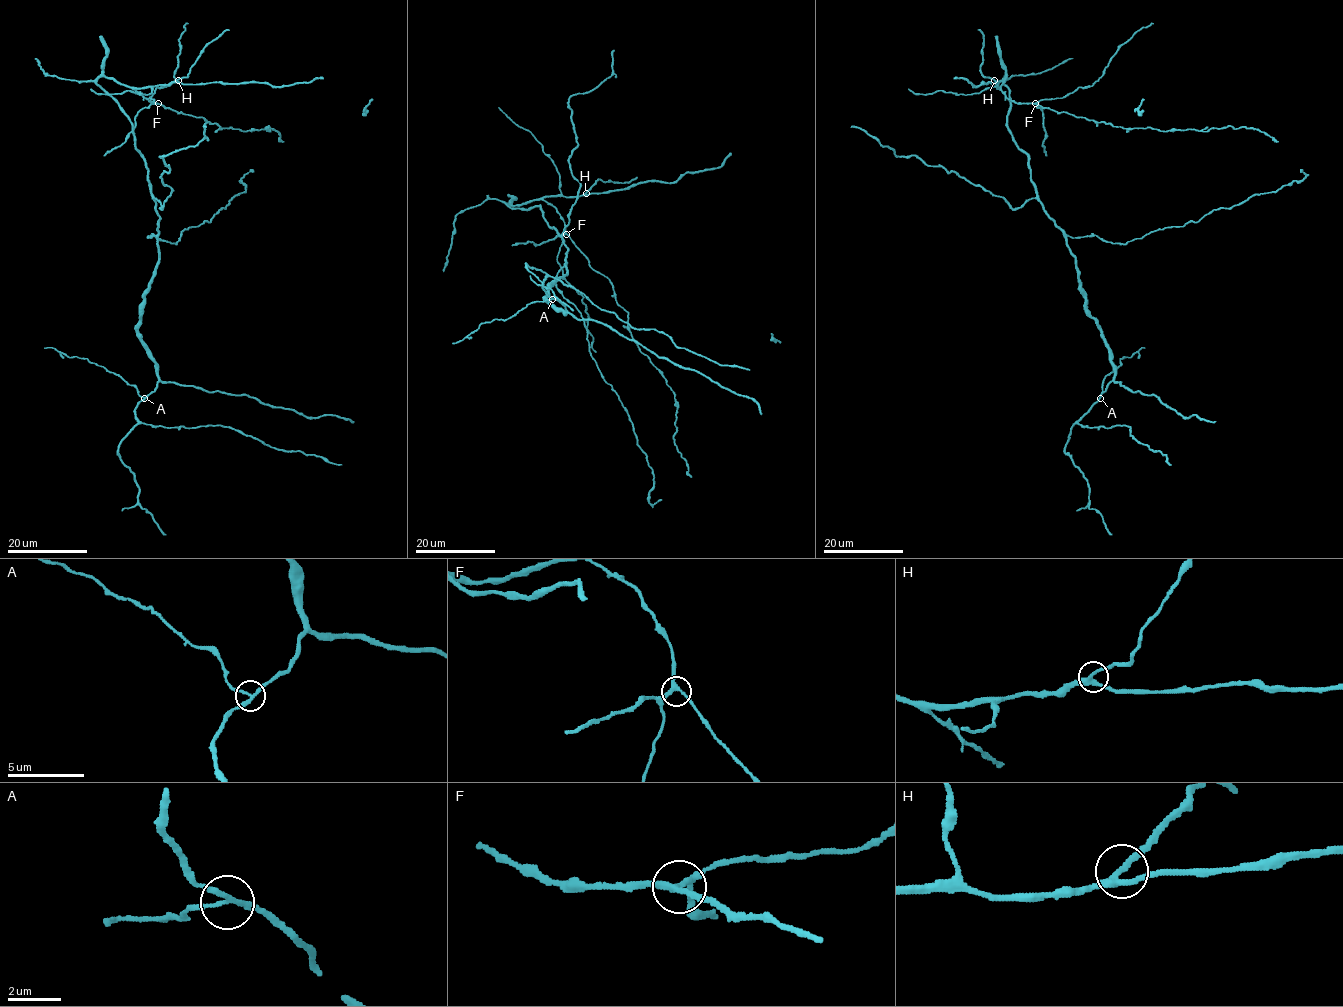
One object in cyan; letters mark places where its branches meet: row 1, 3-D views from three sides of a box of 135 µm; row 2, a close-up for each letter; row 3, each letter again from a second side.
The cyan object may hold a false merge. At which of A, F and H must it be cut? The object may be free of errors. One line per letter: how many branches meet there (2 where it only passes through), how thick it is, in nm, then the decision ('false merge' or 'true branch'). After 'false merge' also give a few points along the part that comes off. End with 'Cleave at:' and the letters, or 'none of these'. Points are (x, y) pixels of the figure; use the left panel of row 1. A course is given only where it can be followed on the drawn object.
A: 3 | 180 nm | false merge | (145, 397), (123, 379), (87, 358), (69, 357), (54, 347), (45, 348)
F: 3 | 240 nm | true branch
H: 3 | 240 nm | true branch
Cleave at: A

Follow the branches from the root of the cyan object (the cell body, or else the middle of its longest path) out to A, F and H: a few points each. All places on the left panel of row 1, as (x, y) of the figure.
A: (148, 178), (160, 217), (159, 264), (145, 296), (138, 331), (155, 362), (159, 382), (145, 397)
F: (148, 178), (146, 160), (136, 147), (129, 116), (97, 80), (102, 76), (113, 77), (158, 103)
H: (148, 178), (146, 160), (136, 147), (129, 116), (97, 80), (113, 77), (134, 87), (170, 85), (178, 80)

